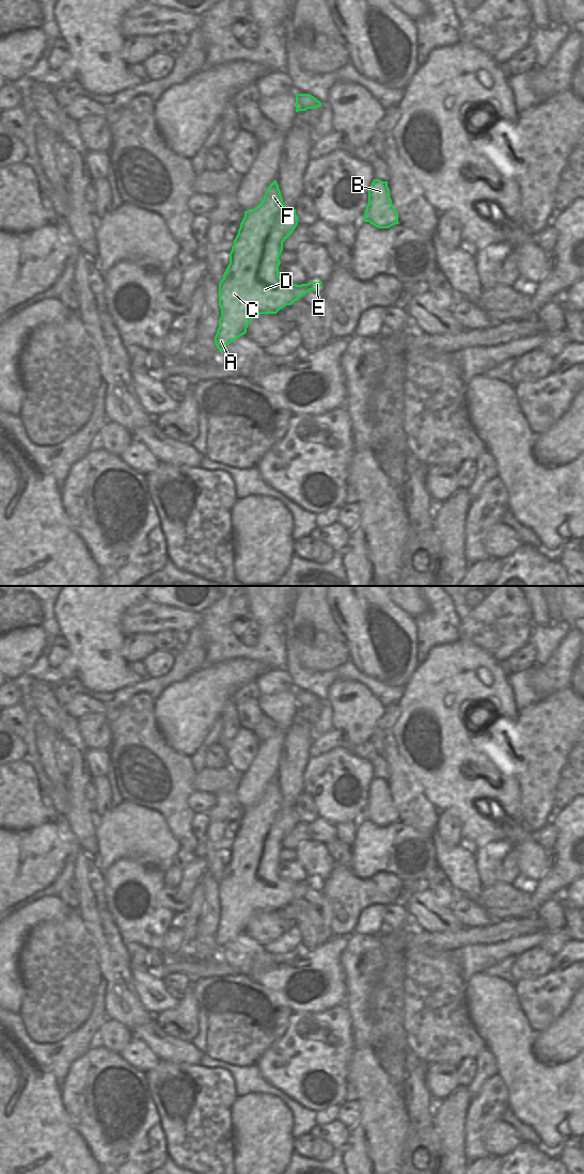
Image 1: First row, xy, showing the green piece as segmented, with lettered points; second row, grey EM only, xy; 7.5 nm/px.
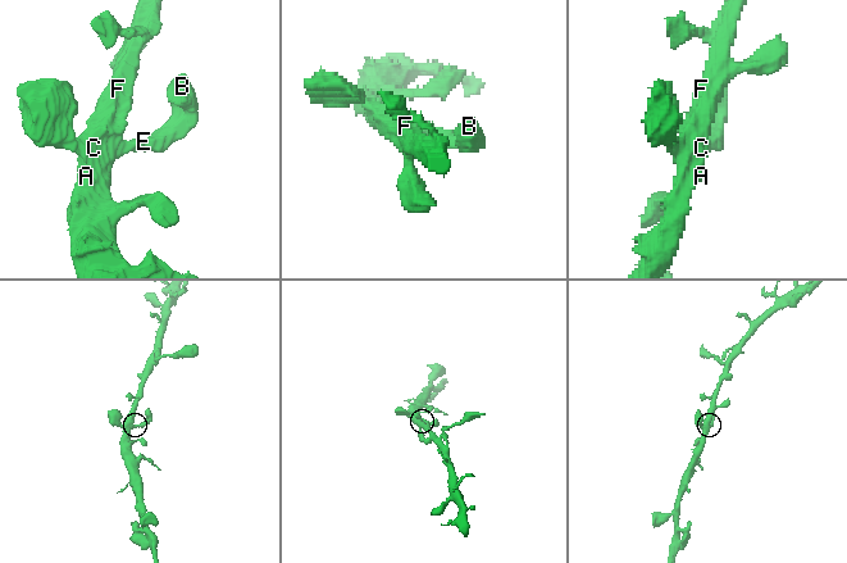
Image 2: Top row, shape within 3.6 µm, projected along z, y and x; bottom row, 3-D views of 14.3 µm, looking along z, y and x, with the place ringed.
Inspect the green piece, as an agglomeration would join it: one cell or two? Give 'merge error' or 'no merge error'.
no merge error

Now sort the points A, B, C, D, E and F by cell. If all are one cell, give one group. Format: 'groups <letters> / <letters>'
groups A B C D E F

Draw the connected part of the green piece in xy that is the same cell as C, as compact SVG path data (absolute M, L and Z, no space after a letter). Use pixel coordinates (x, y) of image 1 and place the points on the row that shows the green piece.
M277 180L270 184L262 202L254 209L244 211L244 217L230 253L230 264L223 274L223 279L219 283L221 317L215 336L215 345L219 351L222 351L228 344L246 334L249 323L256 316L261 314L277 314L286 305L291 305L310 290L319 292L319 287L322 282L310 282L307 284L297 285L284 282L279 276L279 266L281 264L279 257L283 251L283 242L291 235L297 225L298 217L296 209L288 209L283 204L283 197Z

